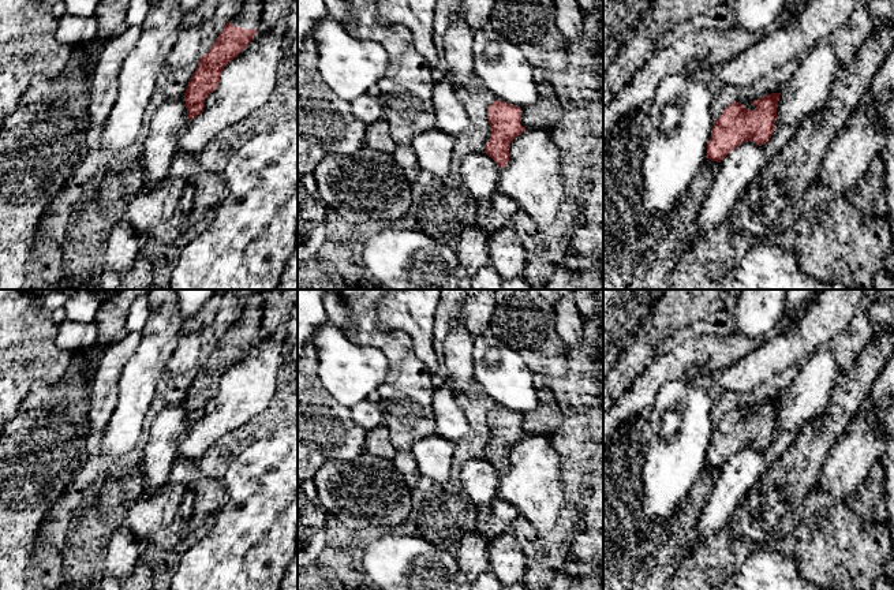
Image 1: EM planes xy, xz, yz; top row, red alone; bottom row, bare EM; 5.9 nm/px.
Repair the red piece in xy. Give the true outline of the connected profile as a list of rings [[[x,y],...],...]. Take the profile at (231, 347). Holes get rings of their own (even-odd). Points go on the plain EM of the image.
[[[254,292],[243,306],[236,324],[224,332],[210,356],[198,366],[183,402],[188,426],[202,419],[205,406],[217,395],[224,373],[251,348],[259,333],[263,303],[265,294]]]

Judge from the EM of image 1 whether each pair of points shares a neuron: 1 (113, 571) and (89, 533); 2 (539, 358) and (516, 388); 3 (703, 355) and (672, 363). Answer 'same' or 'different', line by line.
1: different
2: different
3: same

